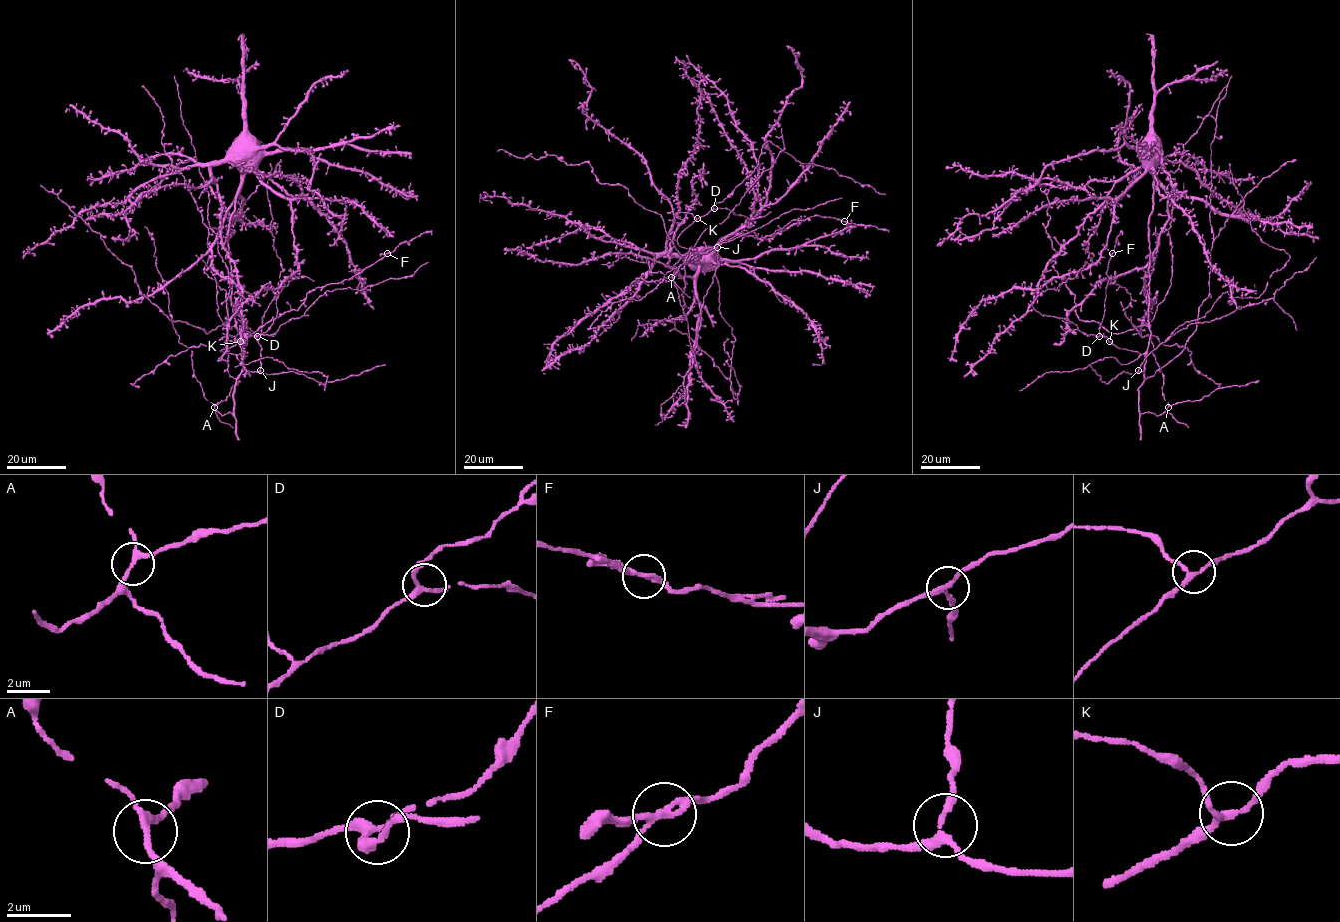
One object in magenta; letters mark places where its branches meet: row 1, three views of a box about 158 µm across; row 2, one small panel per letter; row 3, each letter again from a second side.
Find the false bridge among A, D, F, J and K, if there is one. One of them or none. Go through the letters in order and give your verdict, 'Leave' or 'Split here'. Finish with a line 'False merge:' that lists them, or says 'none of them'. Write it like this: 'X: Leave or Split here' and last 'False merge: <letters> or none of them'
A: Leave
D: Leave
F: Leave
J: Leave
K: Leave
False merge: none of them

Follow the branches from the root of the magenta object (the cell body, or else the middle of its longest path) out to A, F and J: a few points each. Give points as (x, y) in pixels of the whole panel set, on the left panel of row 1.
A: (251, 151), (251, 167), (228, 234), (242, 371), (233, 389), (233, 412), (222, 415), (214, 407)
F: (251, 151), (251, 167), (228, 234), (231, 306), (240, 336), (297, 310), (308, 292), (351, 279), (387, 254)
J: (251, 151), (251, 167), (244, 177), (230, 221), (228, 247), (231, 306), (242, 346), (243, 367), (260, 370)

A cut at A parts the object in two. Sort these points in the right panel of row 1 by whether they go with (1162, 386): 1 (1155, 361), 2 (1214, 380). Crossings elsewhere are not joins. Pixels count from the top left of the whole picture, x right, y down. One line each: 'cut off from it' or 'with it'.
1: with it
2: cut off from it

